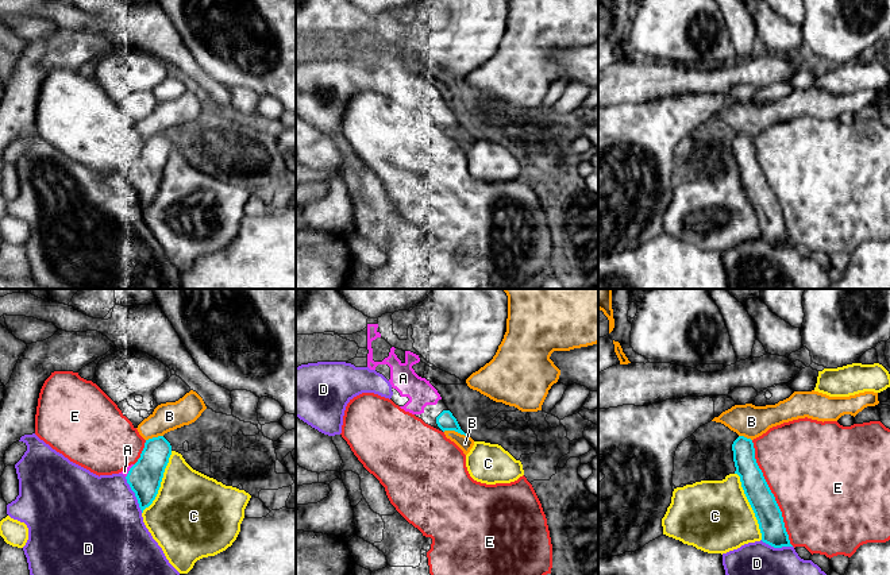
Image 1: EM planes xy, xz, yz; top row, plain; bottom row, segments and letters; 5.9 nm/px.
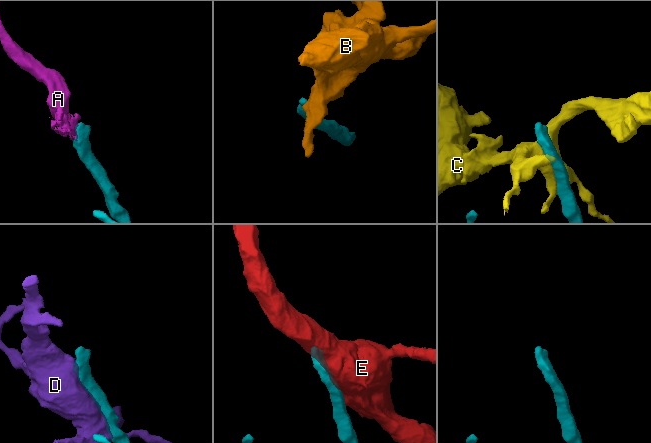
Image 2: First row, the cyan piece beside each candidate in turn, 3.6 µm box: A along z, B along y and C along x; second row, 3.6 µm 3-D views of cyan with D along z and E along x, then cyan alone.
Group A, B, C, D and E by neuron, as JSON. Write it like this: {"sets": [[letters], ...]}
{"sets": [["A"], ["B"], ["C"], ["D"], ["E"]]}

